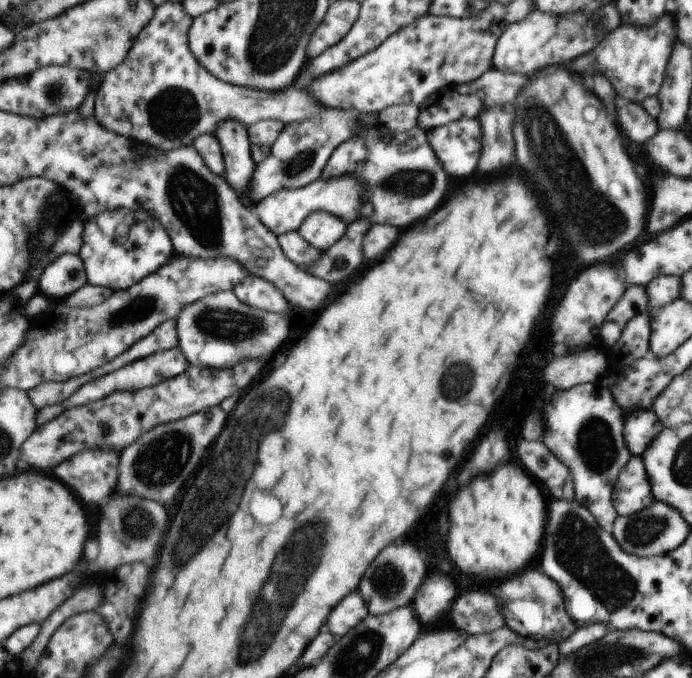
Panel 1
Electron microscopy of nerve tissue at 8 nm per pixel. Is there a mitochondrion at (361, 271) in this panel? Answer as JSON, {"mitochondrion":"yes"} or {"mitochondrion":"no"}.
{"mitochondrion":"no"}

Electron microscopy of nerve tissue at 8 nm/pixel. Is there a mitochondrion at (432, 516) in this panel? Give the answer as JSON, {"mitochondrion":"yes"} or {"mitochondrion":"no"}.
{"mitochondrion":"no"}

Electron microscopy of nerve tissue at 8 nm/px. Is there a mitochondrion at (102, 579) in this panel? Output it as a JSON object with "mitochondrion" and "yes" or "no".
{"mitochondrion":"no"}

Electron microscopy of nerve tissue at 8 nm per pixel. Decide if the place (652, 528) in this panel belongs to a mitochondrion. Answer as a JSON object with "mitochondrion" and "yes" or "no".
{"mitochondrion":"yes"}

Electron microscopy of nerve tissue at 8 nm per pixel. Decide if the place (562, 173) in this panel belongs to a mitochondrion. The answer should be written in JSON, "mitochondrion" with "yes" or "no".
{"mitochondrion":"yes"}

